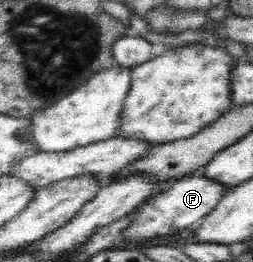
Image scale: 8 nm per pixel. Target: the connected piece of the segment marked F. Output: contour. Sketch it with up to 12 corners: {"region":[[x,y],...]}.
{"region":[[198,172],[148,197],[134,244],[209,217],[227,191]]}

